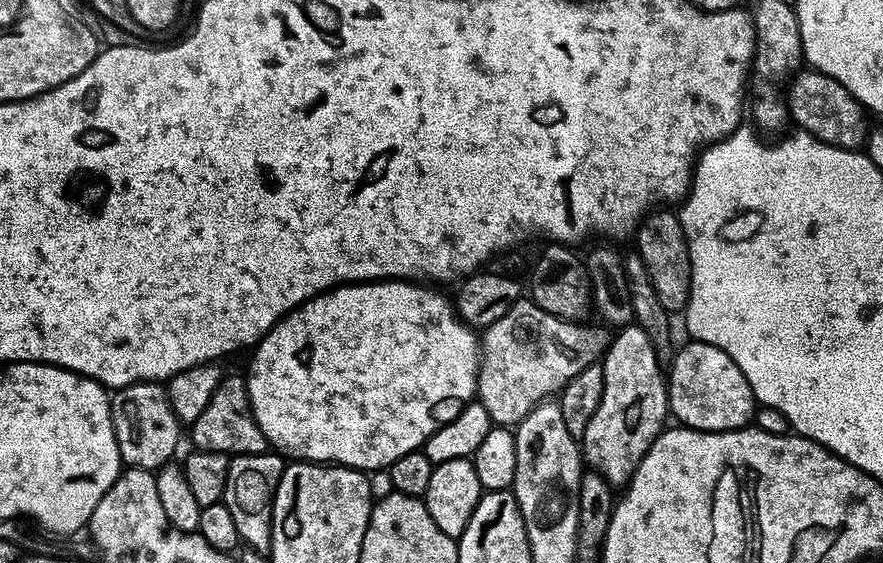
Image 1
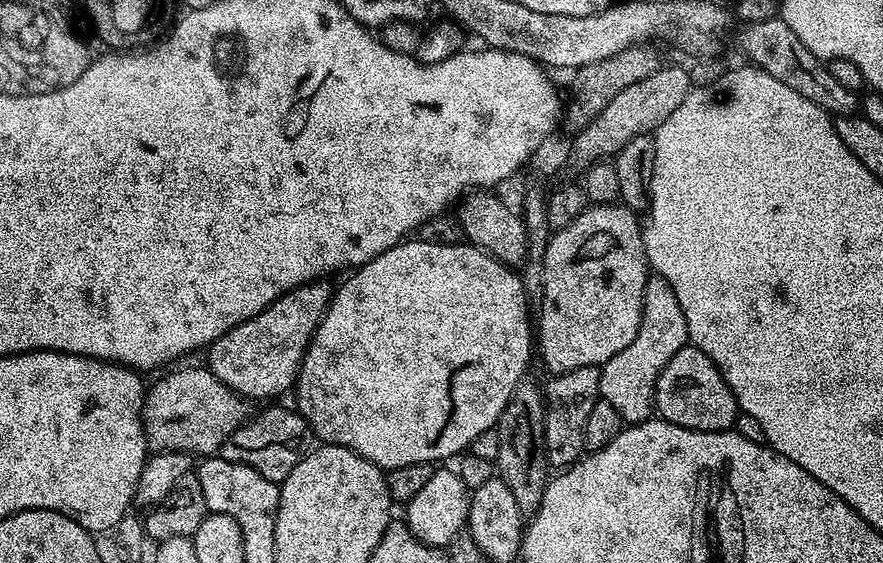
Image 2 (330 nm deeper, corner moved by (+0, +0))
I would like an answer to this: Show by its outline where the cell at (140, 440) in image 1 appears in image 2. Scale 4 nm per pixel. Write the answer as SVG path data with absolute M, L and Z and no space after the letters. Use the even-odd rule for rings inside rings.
M207 367L180 368L164 376L144 394L144 439L156 452L186 452L207 458L219 453L234 430L249 419L244 397L232 392Z

